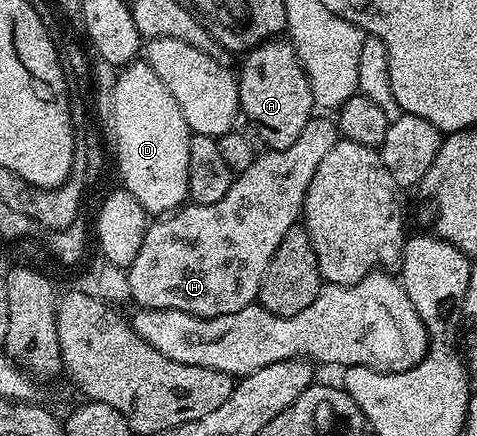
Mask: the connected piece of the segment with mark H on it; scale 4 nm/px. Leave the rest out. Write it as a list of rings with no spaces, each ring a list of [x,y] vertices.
[[[314,115],[308,120],[306,127],[302,127],[302,135],[298,135],[298,139],[294,139],[294,143],[290,143],[290,147],[268,149],[264,151],[261,157],[260,154],[253,156],[250,167],[246,167],[246,171],[235,174],[230,191],[226,191],[226,195],[222,195],[222,199],[218,199],[218,203],[206,203],[205,205],[188,203],[167,215],[161,216],[159,219],[153,220],[146,231],[146,239],[142,239],[142,248],[139,249],[134,263],[130,263],[130,267],[126,271],[130,283],[131,300],[133,302],[137,301],[135,304],[142,309],[186,311],[195,317],[230,315],[234,311],[242,311],[242,307],[253,304],[260,296],[260,284],[274,251],[278,251],[278,243],[282,243],[286,231],[293,229],[297,222],[301,220],[304,212],[304,196],[310,187],[310,179],[314,179],[314,171],[318,171],[318,163],[322,163],[322,159],[326,159],[328,152],[334,151],[336,142],[339,140],[341,140],[341,135],[339,129],[336,128],[335,120],[328,115]]]

